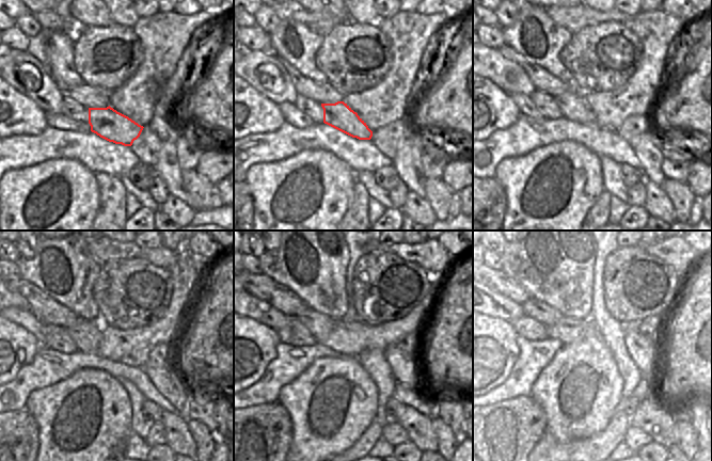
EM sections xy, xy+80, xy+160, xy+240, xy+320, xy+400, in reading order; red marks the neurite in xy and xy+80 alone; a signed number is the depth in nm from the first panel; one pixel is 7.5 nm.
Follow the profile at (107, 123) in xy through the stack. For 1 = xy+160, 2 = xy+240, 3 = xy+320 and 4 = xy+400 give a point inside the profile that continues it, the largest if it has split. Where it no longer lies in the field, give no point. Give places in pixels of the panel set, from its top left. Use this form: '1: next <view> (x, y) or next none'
1: next xy+160 (572, 105)
2: next xy+240 (86, 335)
3: next xy+320 (319, 326)
4: next xy+400 (535, 308)

